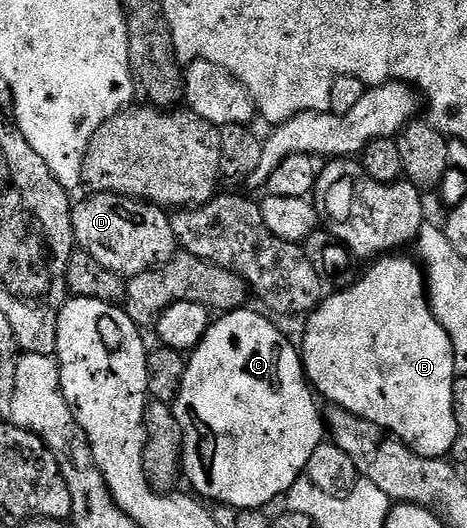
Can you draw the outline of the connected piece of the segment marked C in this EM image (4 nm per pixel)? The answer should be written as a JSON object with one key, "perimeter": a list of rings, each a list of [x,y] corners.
{"perimeter":[[[249,307],[236,309],[233,313],[218,316],[210,324],[209,330],[203,335],[203,339],[197,344],[196,349],[188,354],[181,389],[178,391],[177,398],[173,401],[171,408],[183,435],[181,468],[187,485],[189,481],[190,487],[194,489],[190,490],[198,498],[204,499],[206,502],[213,501],[212,503],[216,503],[217,505],[230,505],[231,507],[239,507],[240,509],[265,509],[269,507],[269,504],[276,497],[279,497],[279,499],[284,498],[286,493],[298,484],[297,480],[302,480],[303,474],[308,467],[308,460],[311,459],[311,453],[323,441],[323,413],[320,408],[317,410],[318,398],[315,396],[314,390],[311,388],[305,376],[305,366],[301,360],[298,346],[296,344],[292,345],[268,321],[270,318],[264,312],[261,312],[262,314],[252,313],[251,310],[252,308]]]}

